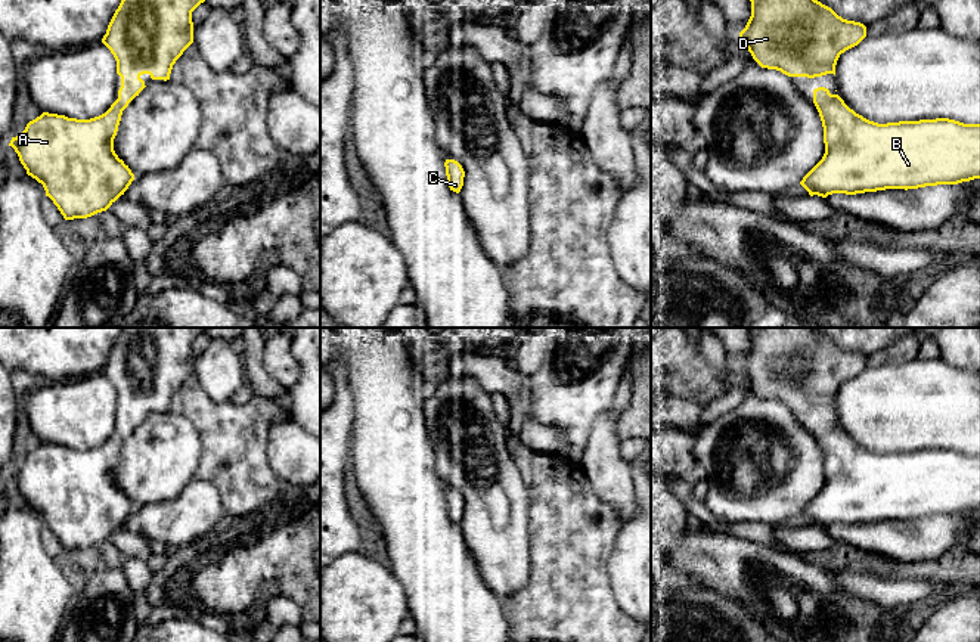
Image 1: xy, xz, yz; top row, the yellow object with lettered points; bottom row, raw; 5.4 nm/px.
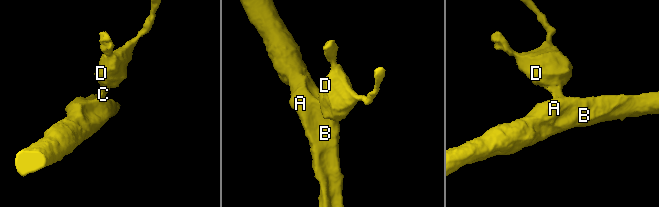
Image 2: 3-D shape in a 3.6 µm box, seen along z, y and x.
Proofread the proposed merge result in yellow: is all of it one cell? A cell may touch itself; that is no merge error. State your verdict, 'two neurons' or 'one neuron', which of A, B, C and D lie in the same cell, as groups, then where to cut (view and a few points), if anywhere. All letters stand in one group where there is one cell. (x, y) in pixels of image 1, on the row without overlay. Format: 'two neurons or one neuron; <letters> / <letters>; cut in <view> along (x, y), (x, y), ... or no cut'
one neuron; A B C D; no cut

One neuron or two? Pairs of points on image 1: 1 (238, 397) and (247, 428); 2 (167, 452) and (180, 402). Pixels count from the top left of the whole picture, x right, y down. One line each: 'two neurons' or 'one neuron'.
1: two neurons
2: two neurons

